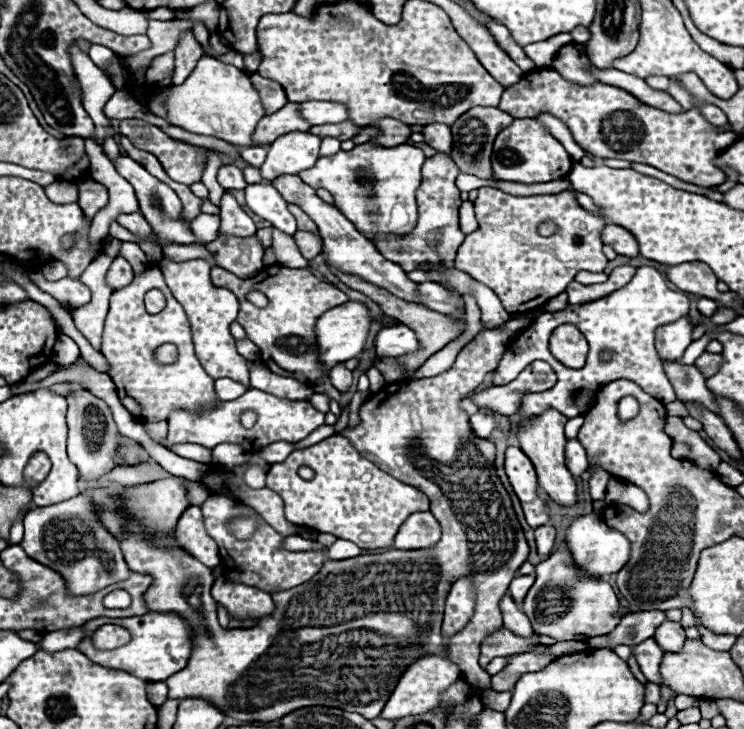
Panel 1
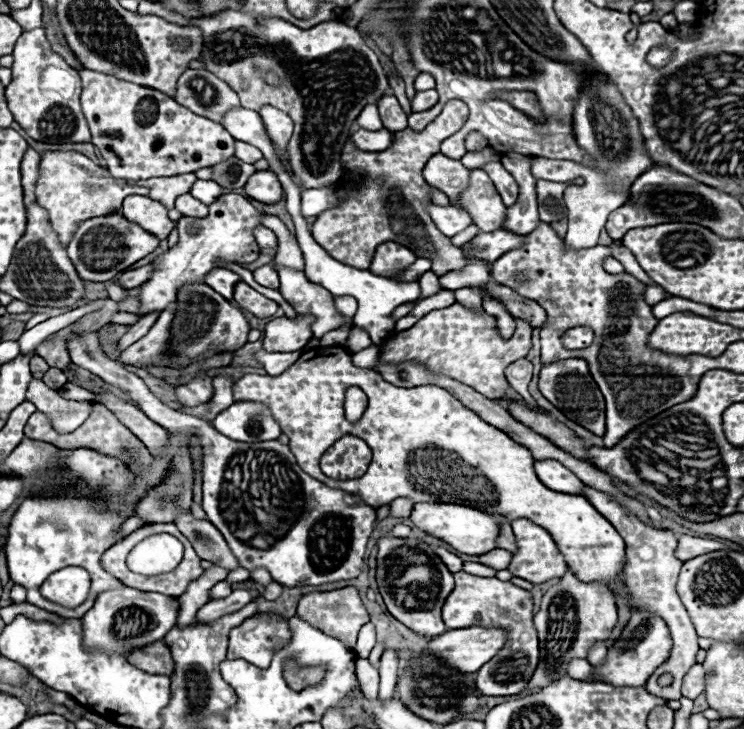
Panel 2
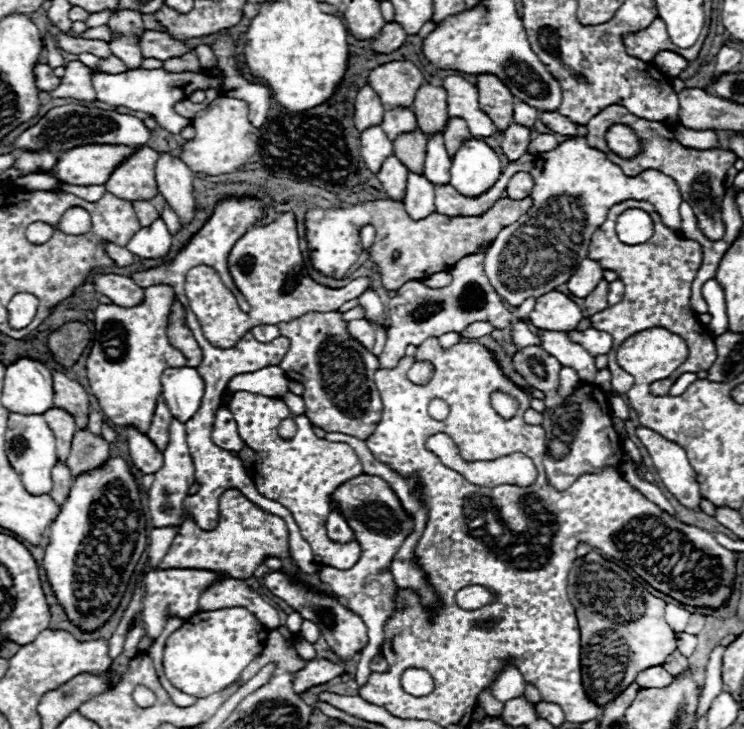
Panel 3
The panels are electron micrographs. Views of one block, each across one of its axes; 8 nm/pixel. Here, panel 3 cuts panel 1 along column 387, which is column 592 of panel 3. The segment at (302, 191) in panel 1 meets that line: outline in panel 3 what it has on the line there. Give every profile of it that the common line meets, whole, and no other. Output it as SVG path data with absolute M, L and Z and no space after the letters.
M584 258L582 264L578 264L578 268L574 270L572 278L566 282L568 284L568 290L574 296L578 296L578 298L588 296L596 288L598 280L602 280L602 272L604 270L602 270L602 266L596 260Z

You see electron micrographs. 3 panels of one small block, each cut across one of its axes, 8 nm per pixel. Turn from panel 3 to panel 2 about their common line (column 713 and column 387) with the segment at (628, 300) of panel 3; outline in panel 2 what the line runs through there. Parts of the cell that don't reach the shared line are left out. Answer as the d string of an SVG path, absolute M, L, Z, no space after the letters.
M452 304L442 310L432 310L420 322L416 322L406 332L396 332L386 338L380 352L380 360L386 364L418 362L430 372L458 380L488 400L508 400L514 398L514 390L508 384L504 370L512 362L526 358L532 348L532 326L526 320L516 320L514 334L504 340L496 330L496 318L486 312L470 310L462 304Z

